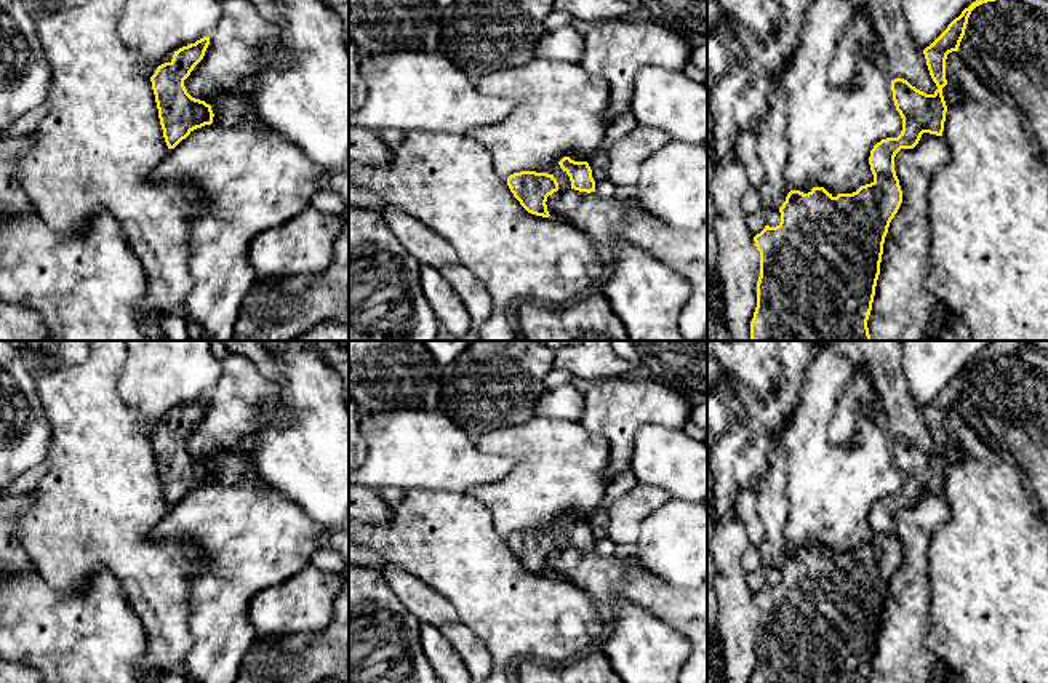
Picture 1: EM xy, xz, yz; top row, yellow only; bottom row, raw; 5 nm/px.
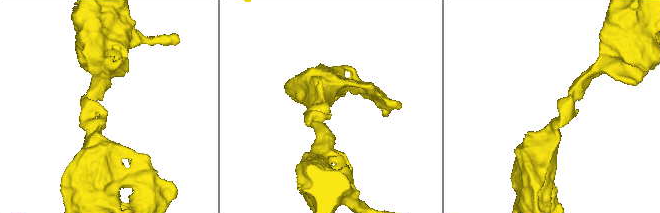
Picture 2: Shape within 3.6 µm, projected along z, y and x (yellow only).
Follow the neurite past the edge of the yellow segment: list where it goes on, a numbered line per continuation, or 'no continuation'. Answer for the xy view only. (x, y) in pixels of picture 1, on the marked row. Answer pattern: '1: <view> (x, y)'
no continuation

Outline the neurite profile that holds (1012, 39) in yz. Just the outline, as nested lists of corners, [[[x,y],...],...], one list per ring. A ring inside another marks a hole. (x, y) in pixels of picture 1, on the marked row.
[[[1021,0],[976,6],[966,37],[982,64],[1021,112],[1048,166],[1048,11]]]

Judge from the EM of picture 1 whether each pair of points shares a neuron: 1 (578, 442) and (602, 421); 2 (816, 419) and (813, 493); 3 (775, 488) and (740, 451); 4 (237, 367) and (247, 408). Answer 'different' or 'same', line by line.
1: different
2: same
3: different
4: same

